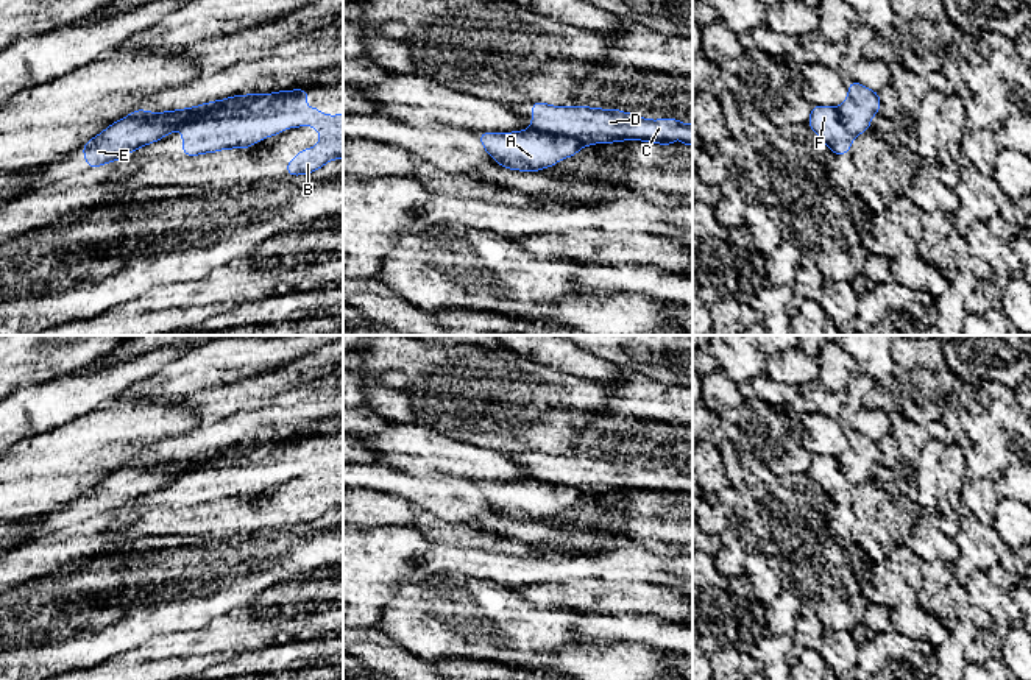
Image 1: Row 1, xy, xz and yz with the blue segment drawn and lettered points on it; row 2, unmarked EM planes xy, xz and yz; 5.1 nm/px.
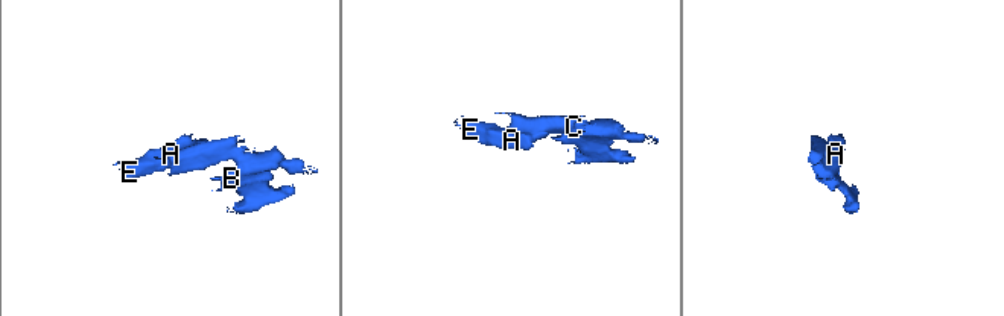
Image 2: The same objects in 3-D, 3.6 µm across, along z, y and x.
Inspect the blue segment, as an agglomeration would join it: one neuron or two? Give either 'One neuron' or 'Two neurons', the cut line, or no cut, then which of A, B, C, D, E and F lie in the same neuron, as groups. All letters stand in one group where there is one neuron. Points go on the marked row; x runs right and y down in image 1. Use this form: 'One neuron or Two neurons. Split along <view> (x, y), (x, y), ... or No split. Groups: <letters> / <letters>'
Two neurons. Split along xz (532, 127), (542, 131), (571, 134), (584, 145). Groups: A E / B C D F

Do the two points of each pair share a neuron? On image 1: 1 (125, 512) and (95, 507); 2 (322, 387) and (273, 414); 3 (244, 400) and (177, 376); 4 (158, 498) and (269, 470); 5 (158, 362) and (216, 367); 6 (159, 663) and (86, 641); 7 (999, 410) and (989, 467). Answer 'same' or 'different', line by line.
1: different
2: different
3: different
4: same
5: different
6: different
7: same

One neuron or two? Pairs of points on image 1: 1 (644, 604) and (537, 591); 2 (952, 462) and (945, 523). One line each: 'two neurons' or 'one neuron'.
1: one neuron
2: one neuron

